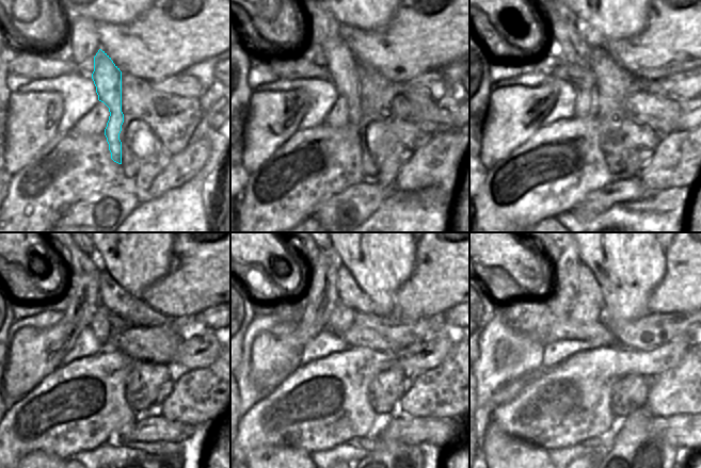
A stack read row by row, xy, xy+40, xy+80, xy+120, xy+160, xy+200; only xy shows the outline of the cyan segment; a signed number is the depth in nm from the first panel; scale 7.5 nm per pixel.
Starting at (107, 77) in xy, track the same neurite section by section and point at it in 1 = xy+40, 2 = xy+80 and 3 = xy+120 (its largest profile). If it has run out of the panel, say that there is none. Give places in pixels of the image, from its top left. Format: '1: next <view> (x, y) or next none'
1: next xy+40 (340, 62)
2: next xy+80 (572, 47)
3: next xy+120 (77, 261)

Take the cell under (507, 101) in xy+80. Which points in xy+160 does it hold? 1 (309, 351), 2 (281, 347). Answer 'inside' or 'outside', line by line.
1: outside
2: inside

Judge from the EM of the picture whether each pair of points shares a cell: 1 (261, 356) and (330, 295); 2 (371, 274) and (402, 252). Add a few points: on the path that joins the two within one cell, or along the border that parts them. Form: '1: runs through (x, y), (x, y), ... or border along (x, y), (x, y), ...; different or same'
1: runs through (281, 353), (315, 319), (316, 315); same
2: runs through (379, 267), (395, 252); same

